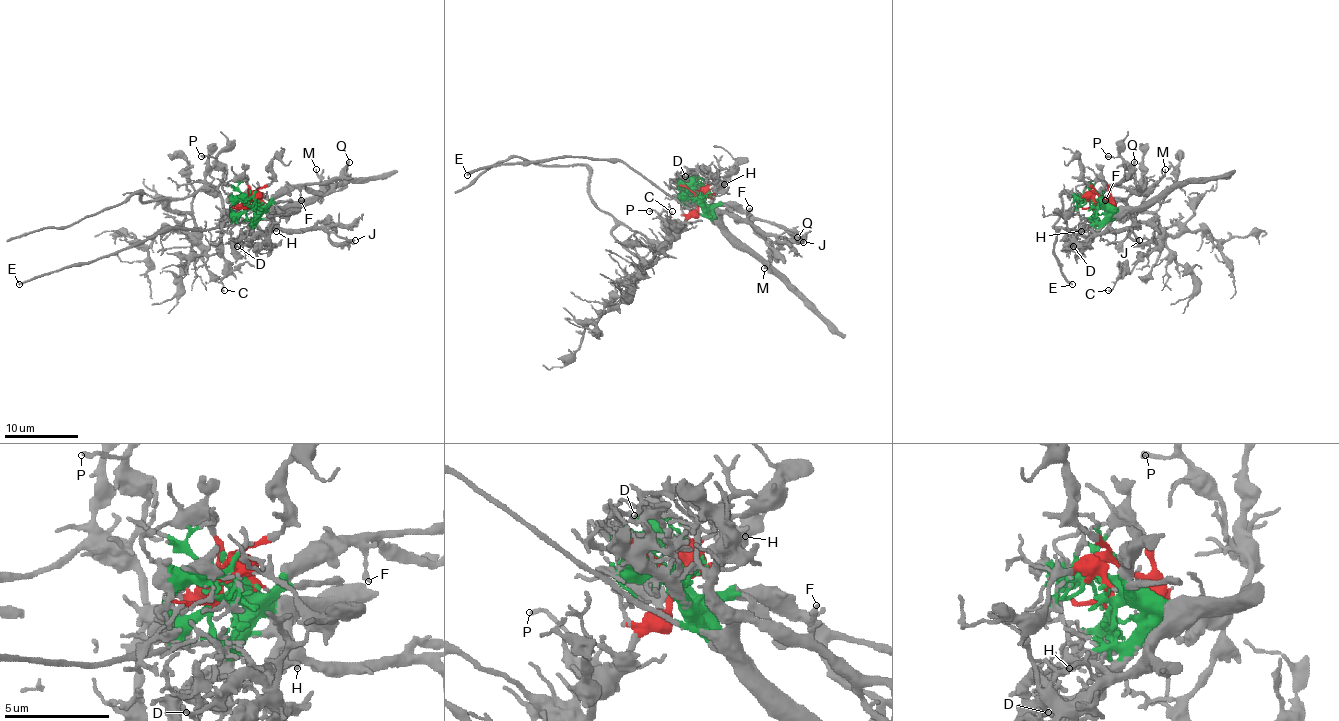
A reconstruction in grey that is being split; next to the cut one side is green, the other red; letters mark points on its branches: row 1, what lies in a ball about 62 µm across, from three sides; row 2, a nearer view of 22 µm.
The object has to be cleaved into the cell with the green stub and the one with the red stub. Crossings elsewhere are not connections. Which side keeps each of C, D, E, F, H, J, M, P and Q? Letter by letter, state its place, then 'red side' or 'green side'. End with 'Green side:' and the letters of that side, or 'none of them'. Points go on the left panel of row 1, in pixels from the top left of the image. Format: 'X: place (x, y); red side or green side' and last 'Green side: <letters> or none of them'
C: place (224, 290); red side
D: place (237, 246); green side
E: place (19, 284); green side
F: place (301, 200); green side
H: place (276, 231); green side
J: place (355, 240); green side
M: place (316, 169); green side
P: place (201, 156); red side
Q: place (349, 162); green side
Green side: D, E, F, H, J, M, Q

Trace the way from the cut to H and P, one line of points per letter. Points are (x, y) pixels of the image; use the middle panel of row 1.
H: (698, 200), (716, 193), (724, 183)
P: (698, 200), (696, 211), (668, 246), (667, 241), (670, 235), (663, 220), (654, 211), (648, 211)

